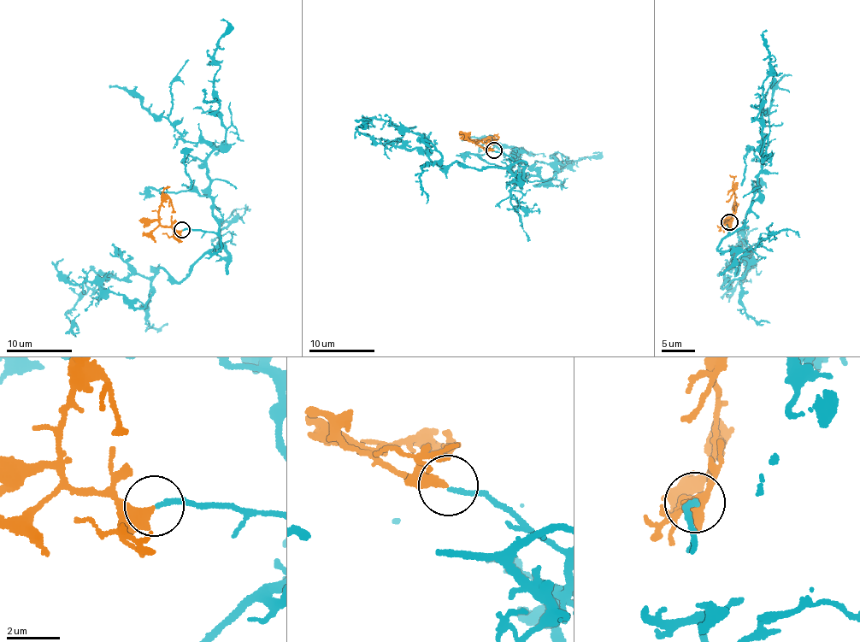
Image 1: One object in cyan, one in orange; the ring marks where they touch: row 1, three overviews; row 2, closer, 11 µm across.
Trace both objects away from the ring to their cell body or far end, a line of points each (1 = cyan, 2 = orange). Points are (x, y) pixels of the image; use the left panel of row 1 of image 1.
1: (182, 229), (218, 234), (219, 249), (179, 282), (158, 269), (144, 304), (66, 281), (62, 259)
2: (181, 229), (173, 230), (160, 223), (158, 206), (169, 199), (174, 213)

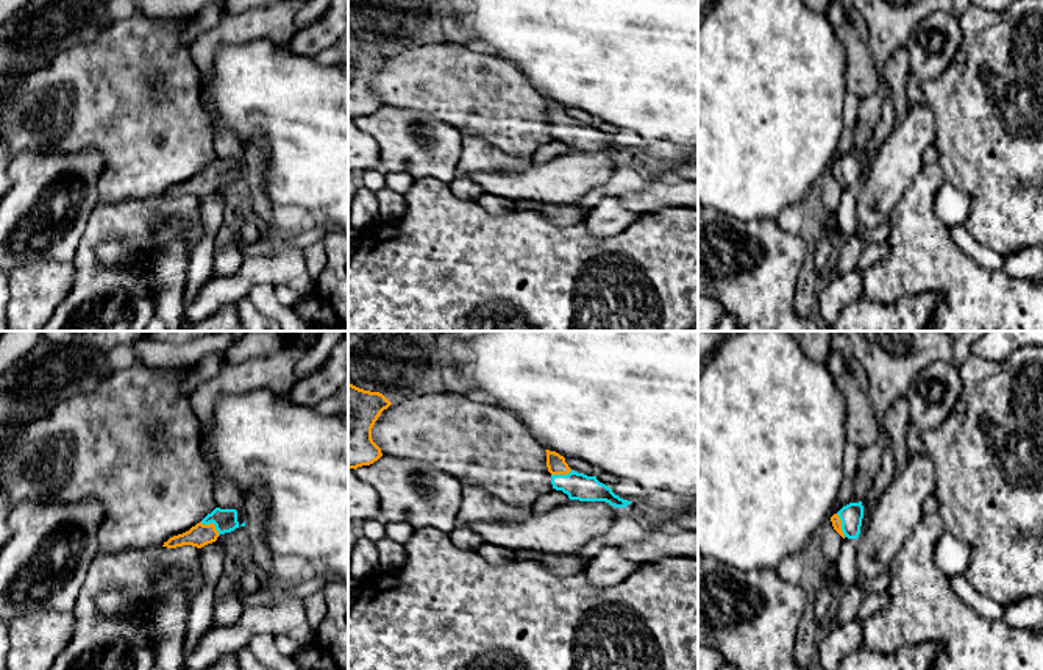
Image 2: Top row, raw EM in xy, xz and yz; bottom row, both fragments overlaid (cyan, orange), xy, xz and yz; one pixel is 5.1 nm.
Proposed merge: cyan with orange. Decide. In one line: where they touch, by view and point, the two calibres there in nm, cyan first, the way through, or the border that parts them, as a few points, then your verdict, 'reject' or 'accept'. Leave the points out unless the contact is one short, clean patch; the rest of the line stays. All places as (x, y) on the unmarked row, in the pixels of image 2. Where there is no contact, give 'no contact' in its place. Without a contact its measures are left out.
contact xy (213, 172); calibres 120 and 120 nm; way xy (225, 171), (213, 172), (200, 185); accept

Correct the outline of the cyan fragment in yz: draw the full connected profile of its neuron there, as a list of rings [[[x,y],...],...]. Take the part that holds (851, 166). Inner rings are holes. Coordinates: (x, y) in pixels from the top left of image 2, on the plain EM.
[[[862,151],[843,156],[831,167],[834,180],[845,189],[857,189],[863,169]]]

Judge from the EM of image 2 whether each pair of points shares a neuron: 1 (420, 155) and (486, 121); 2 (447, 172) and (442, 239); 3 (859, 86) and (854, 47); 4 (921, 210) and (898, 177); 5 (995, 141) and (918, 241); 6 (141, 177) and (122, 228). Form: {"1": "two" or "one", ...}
{"1": "two", "2": "two", "3": "one", "4": "two", "5": "two", "6": "two"}

